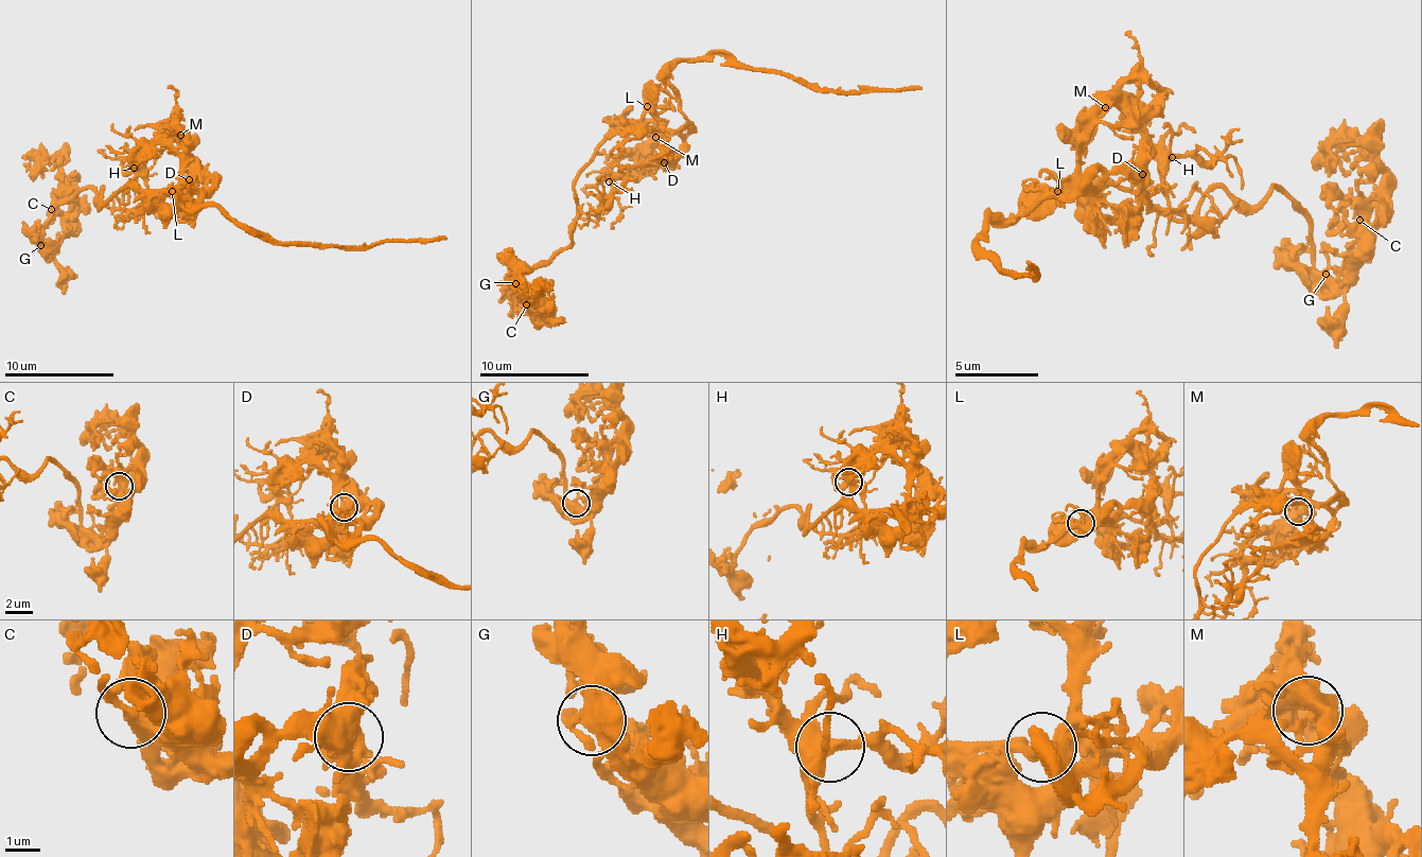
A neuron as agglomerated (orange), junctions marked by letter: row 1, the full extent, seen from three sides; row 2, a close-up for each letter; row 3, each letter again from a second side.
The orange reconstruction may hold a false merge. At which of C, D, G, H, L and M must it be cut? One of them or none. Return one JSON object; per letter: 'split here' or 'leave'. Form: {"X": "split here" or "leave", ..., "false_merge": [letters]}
{"C": "leave", "D": "leave", "G": "leave", "H": "leave", "L": "leave", "M": "leave", "false_merge": []}

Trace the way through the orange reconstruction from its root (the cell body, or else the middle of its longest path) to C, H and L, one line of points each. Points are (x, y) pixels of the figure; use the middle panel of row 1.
C: (655, 162), (638, 162), (628, 181), (573, 230), (565, 247), (512, 277), (512, 289), (526, 304)
H: (655, 162), (669, 159), (661, 149), (659, 154), (622, 154), (614, 162), (609, 181)
L: (655, 162), (666, 151), (666, 132), (647, 107)

